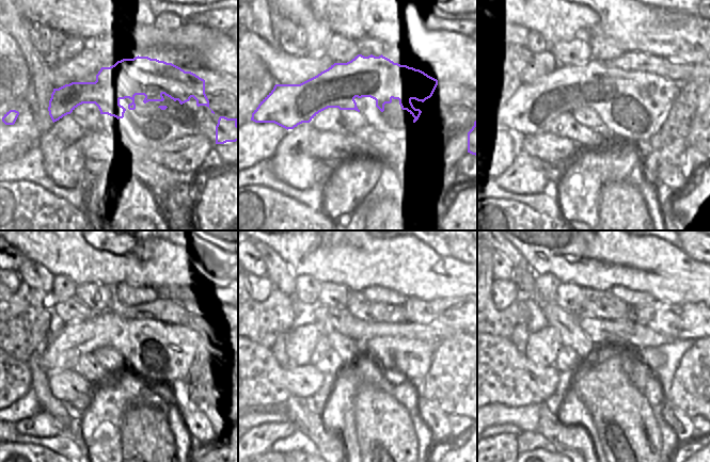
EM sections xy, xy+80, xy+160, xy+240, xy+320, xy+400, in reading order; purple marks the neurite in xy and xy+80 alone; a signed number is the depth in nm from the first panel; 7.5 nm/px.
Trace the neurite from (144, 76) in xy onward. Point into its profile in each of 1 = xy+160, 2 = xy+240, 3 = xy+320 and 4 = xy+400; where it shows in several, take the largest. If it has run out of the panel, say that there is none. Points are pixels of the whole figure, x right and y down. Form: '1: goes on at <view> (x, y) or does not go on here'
1: goes on at xy+160 (532, 108)
2: goes on at xy+240 (61, 352)
3: goes on at xy+320 (420, 353)
4: goes on at xy+400 (653, 356)

